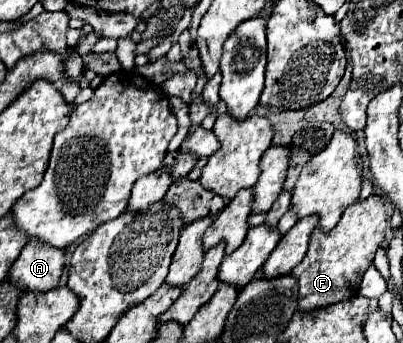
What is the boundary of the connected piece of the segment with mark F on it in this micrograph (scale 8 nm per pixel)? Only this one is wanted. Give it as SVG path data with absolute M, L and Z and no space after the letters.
M379 193L359 199L347 207L331 233L323 233L317 227L311 235L311 245L305 259L291 271L291 275L299 281L299 311L313 311L357 295L363 273L373 263L377 249L383 245L385 231L387 213Z

